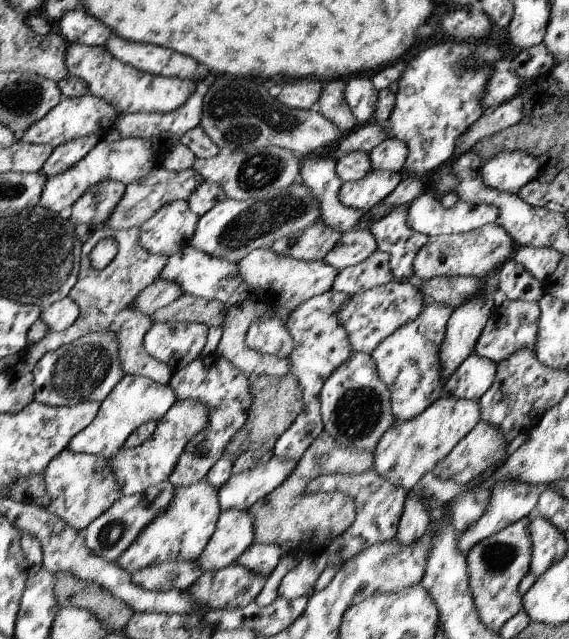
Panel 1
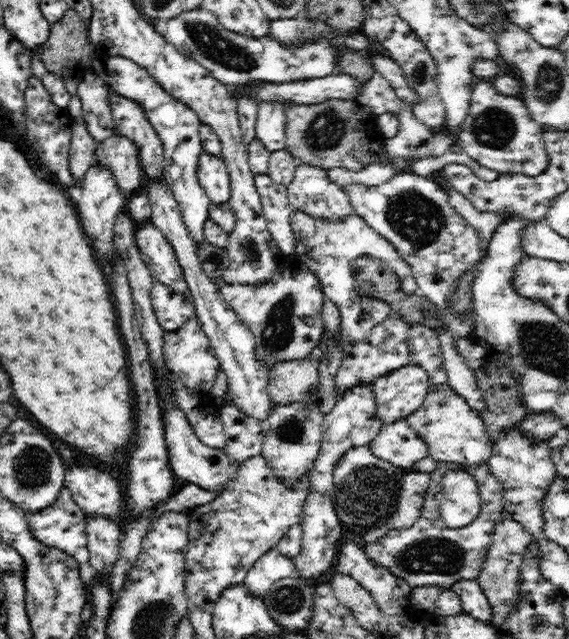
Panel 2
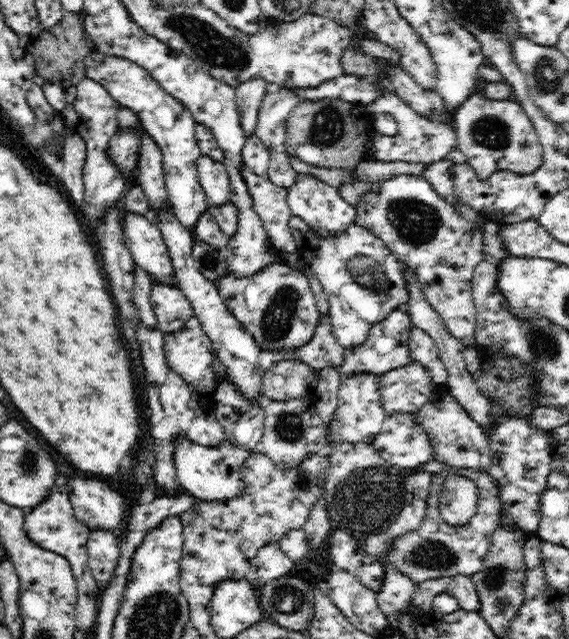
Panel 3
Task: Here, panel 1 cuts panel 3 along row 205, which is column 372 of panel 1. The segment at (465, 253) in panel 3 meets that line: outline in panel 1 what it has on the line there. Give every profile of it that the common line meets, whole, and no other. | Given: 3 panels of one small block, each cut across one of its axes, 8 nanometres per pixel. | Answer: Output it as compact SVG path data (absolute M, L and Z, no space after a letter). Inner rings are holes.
M354 351L324 382L319 395L323 431L334 438L337 446L373 452L384 432L396 418L391 412L391 395L378 377L371 354Z

